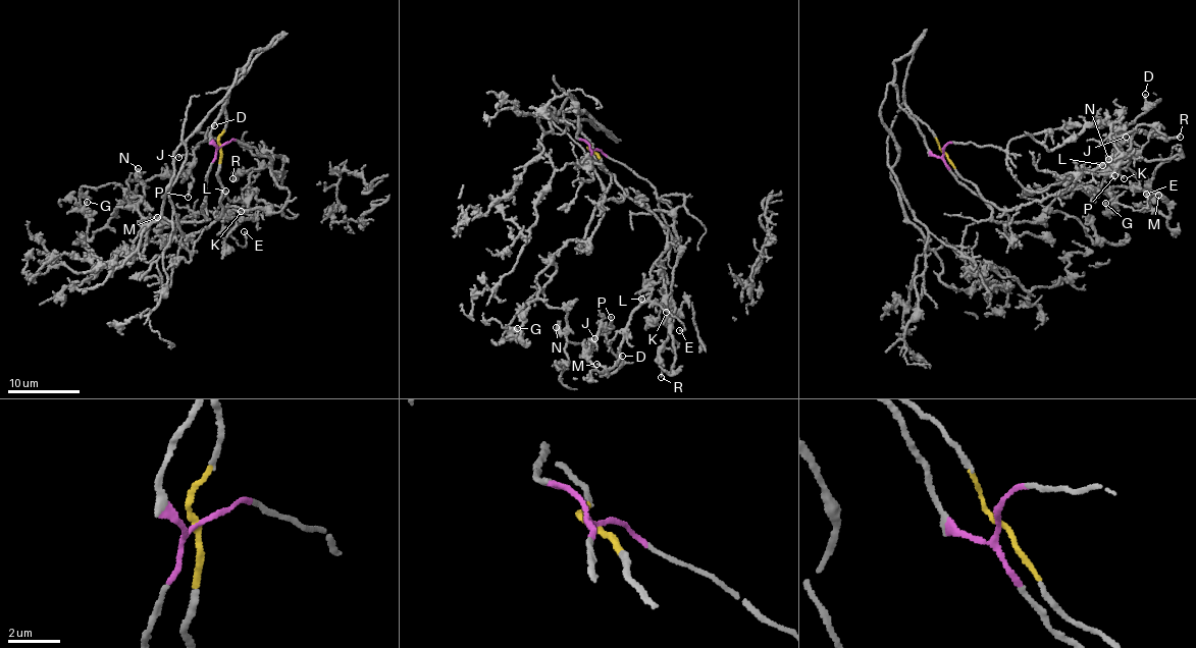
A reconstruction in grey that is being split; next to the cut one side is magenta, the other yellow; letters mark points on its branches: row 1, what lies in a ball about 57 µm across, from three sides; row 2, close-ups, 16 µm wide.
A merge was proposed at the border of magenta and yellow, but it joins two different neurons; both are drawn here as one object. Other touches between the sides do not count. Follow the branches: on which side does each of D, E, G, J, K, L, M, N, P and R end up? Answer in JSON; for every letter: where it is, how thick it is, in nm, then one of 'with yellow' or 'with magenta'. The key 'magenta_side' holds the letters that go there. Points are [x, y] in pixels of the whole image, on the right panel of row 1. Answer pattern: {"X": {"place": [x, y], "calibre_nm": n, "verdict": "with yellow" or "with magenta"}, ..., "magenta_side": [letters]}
{"D": {"place": [1145, 94], "calibre_nm": 130, "verdict": "with magenta"}, "E": {"place": [1146, 194], "calibre_nm": 150, "verdict": "with yellow"}, "G": {"place": [1105, 203], "calibre_nm": 200, "verdict": "with magenta"}, "J": {"place": [1126, 137], "calibre_nm": 120, "verdict": "with magenta"}, "K": {"place": [1124, 178], "calibre_nm": 150, "verdict": "with yellow"}, "L": {"place": [1102, 165], "calibre_nm": 240, "verdict": "with yellow"}, "M": {"place": [1158, 195], "calibre_nm": 150, "verdict": "with yellow"}, "N": {"place": [1108, 159], "calibre_nm": 240, "verdict": "with magenta"}, "P": {"place": [1114, 175], "calibre_nm": 160, "verdict": "with magenta"}, "R": {"place": [1180, 137], "calibre_nm": 180, "verdict": "with yellow"}, "magenta_side": ["D", "G", "J", "N", "P"]}

